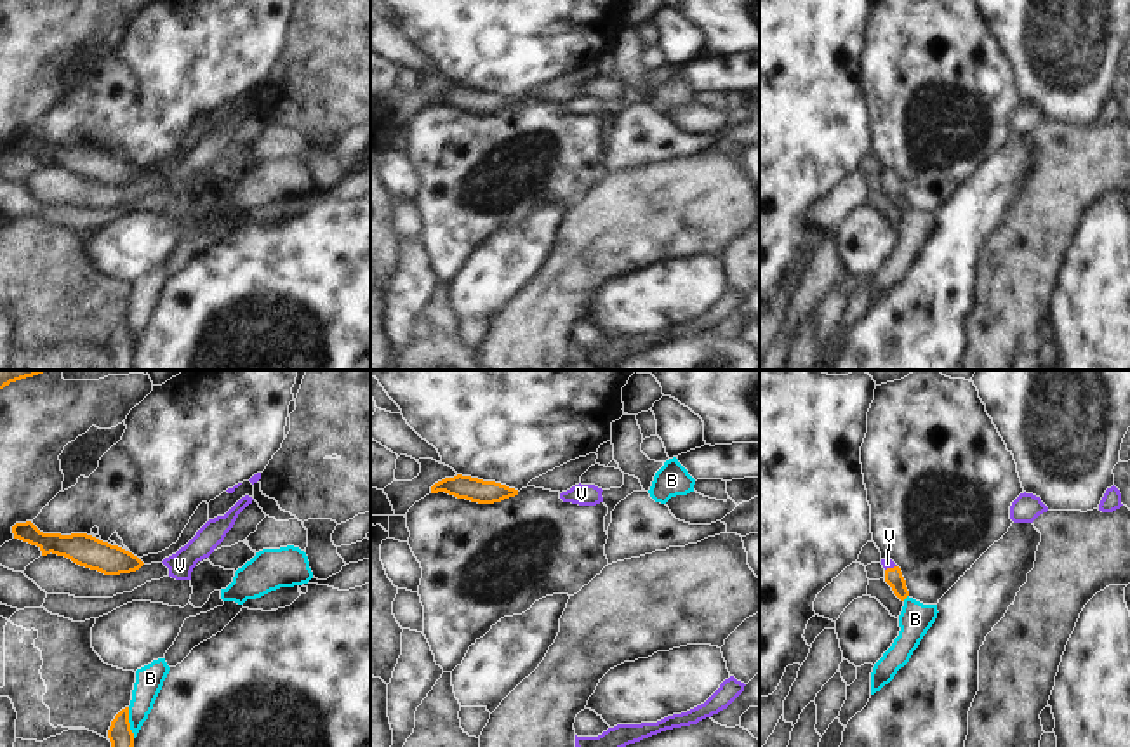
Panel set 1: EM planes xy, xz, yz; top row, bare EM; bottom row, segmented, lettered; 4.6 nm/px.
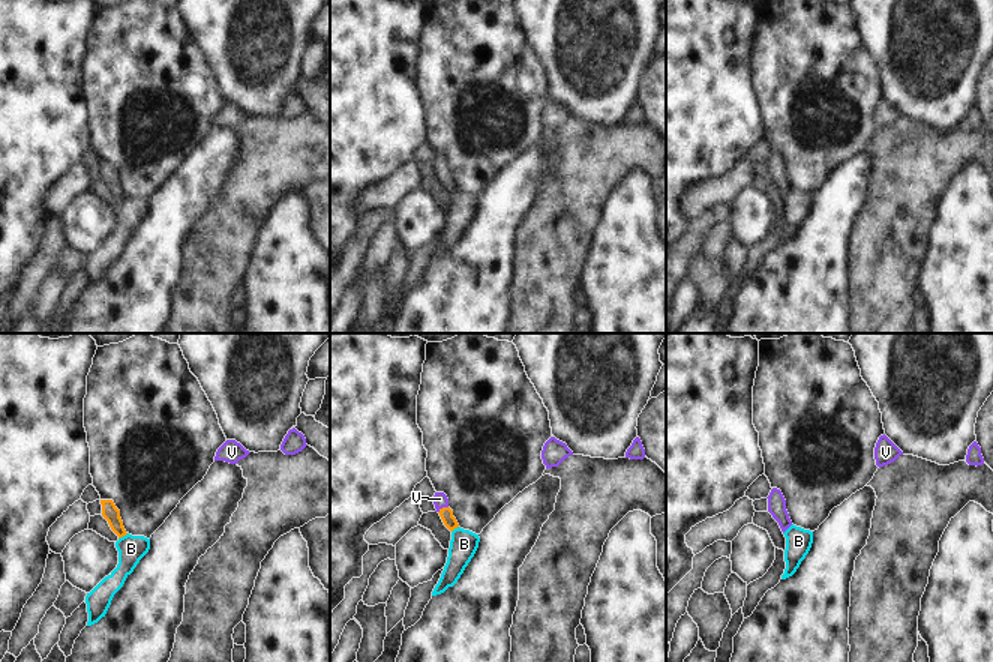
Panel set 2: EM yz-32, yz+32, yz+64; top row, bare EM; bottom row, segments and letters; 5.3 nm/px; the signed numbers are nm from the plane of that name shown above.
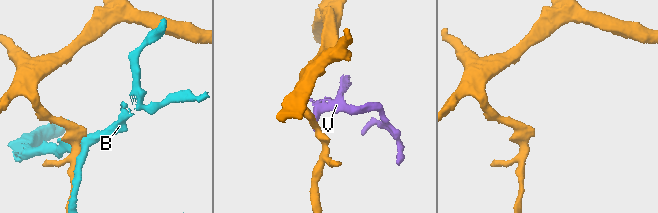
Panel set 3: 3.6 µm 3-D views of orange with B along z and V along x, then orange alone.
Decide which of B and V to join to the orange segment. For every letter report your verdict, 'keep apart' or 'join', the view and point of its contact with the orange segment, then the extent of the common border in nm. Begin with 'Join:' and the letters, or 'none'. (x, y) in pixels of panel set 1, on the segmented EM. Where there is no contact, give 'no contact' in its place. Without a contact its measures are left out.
Join: V
B: keep apart; meets orange in xy at (129, 723); contact 150 nm long
V: join; meets orange in yz at (890, 568); contact 60 nm long

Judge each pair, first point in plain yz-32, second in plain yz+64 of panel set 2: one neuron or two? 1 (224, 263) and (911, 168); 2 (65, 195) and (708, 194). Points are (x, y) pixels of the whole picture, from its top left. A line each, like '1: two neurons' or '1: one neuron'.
1: one neuron
2: one neuron

